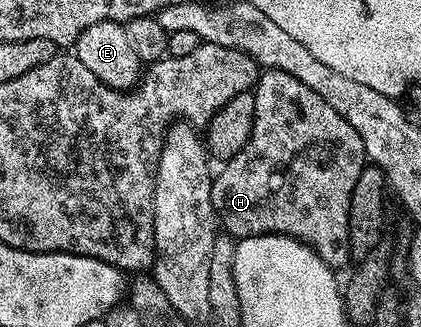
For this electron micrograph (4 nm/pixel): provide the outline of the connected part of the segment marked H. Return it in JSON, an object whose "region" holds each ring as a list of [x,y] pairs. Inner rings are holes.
{"region":[[[273,68],[259,73],[254,89],[254,114],[256,115],[254,126],[246,146],[242,146],[242,150],[238,154],[234,154],[234,158],[221,167],[224,168],[221,172],[215,173],[212,182],[212,201],[219,227],[233,238],[289,236],[302,242],[307,248],[312,248],[314,254],[318,258],[322,258],[322,262],[326,262],[326,266],[330,266],[333,270],[341,270],[340,268],[346,267],[352,260],[352,251],[350,250],[350,194],[354,194],[354,186],[358,183],[358,174],[362,174],[362,170],[366,166],[364,143],[362,138],[358,138],[358,130],[354,130],[354,126],[350,126],[350,122],[346,122],[346,118],[342,118],[342,114],[338,114],[338,110],[334,110],[334,106],[327,104],[323,98],[318,98],[318,94],[314,94],[314,90],[310,90],[310,86],[302,86],[302,82],[298,82],[298,78],[290,78],[290,74]]]}

